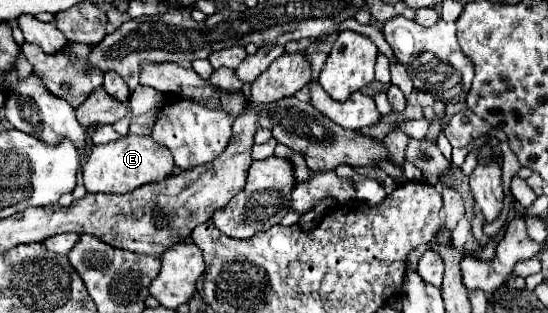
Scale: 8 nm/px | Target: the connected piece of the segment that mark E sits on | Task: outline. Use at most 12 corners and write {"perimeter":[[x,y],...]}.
{"perimeter":[[129,134],[91,148],[87,192],[125,194],[175,172],[173,154]]}

